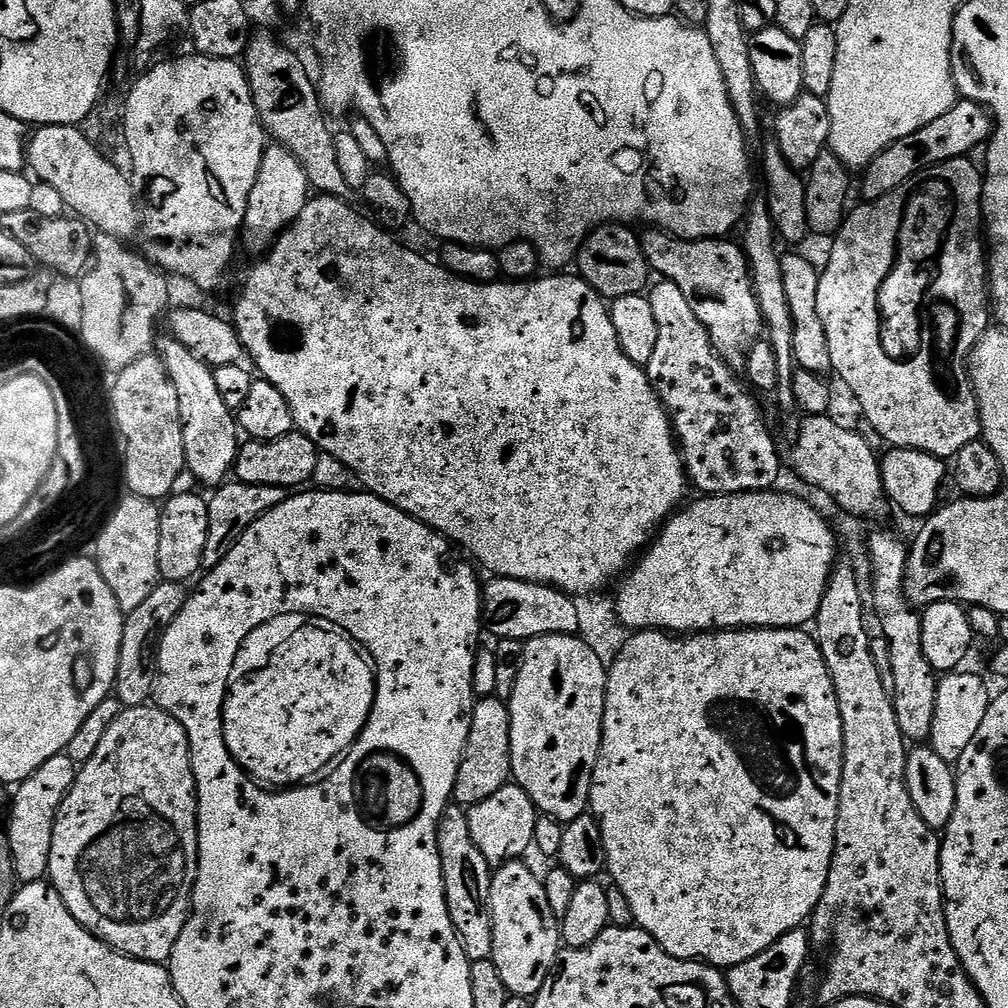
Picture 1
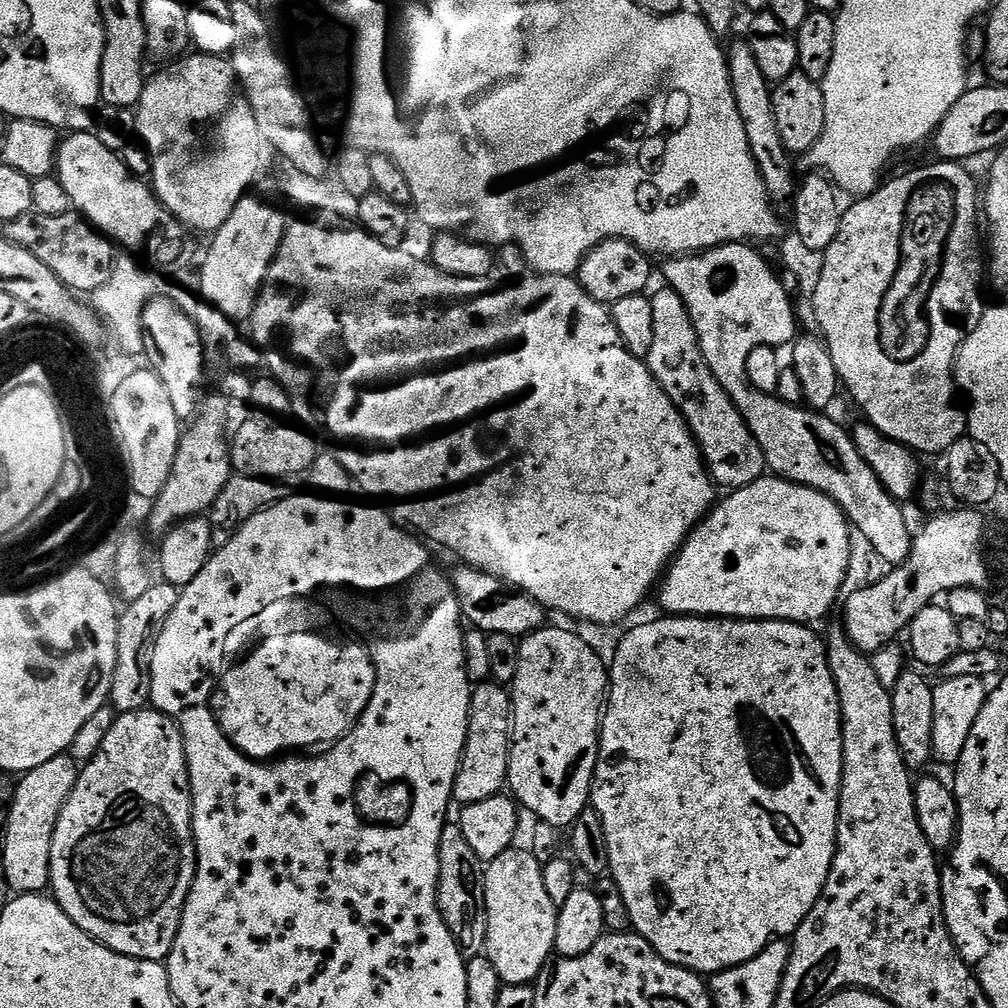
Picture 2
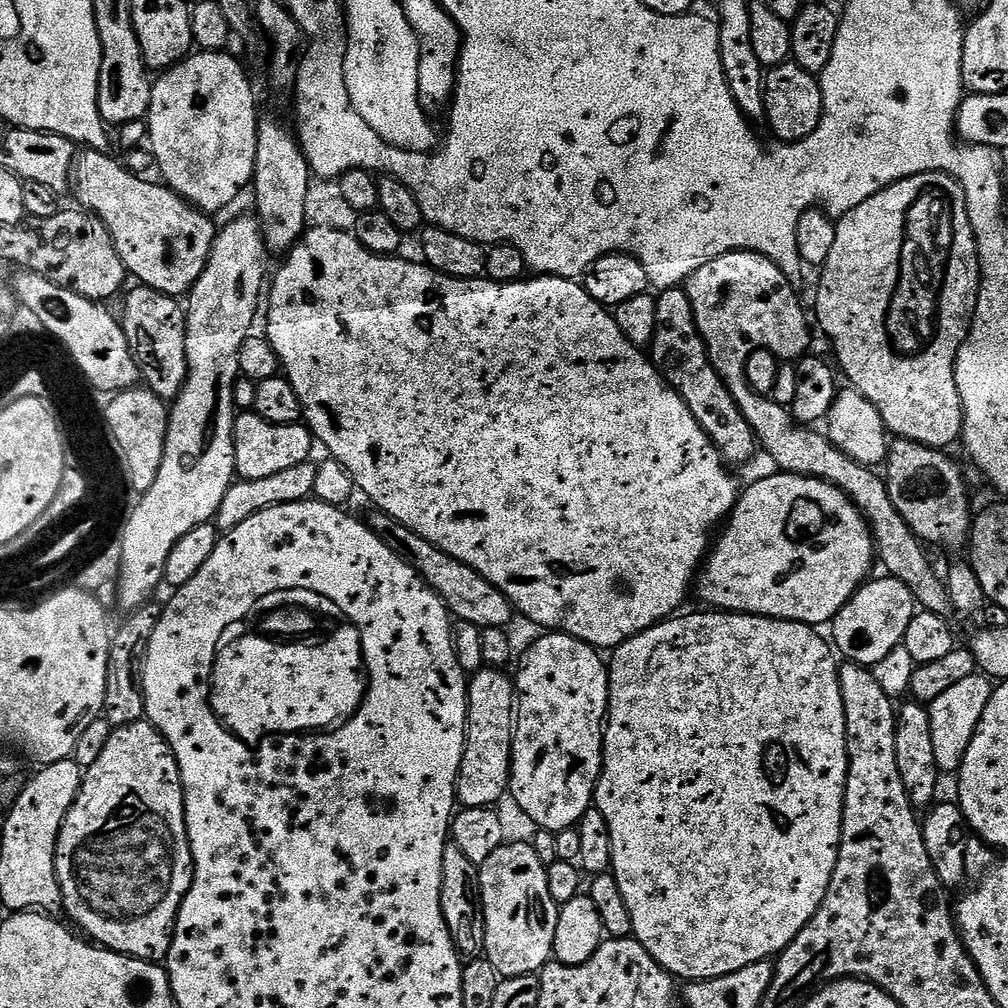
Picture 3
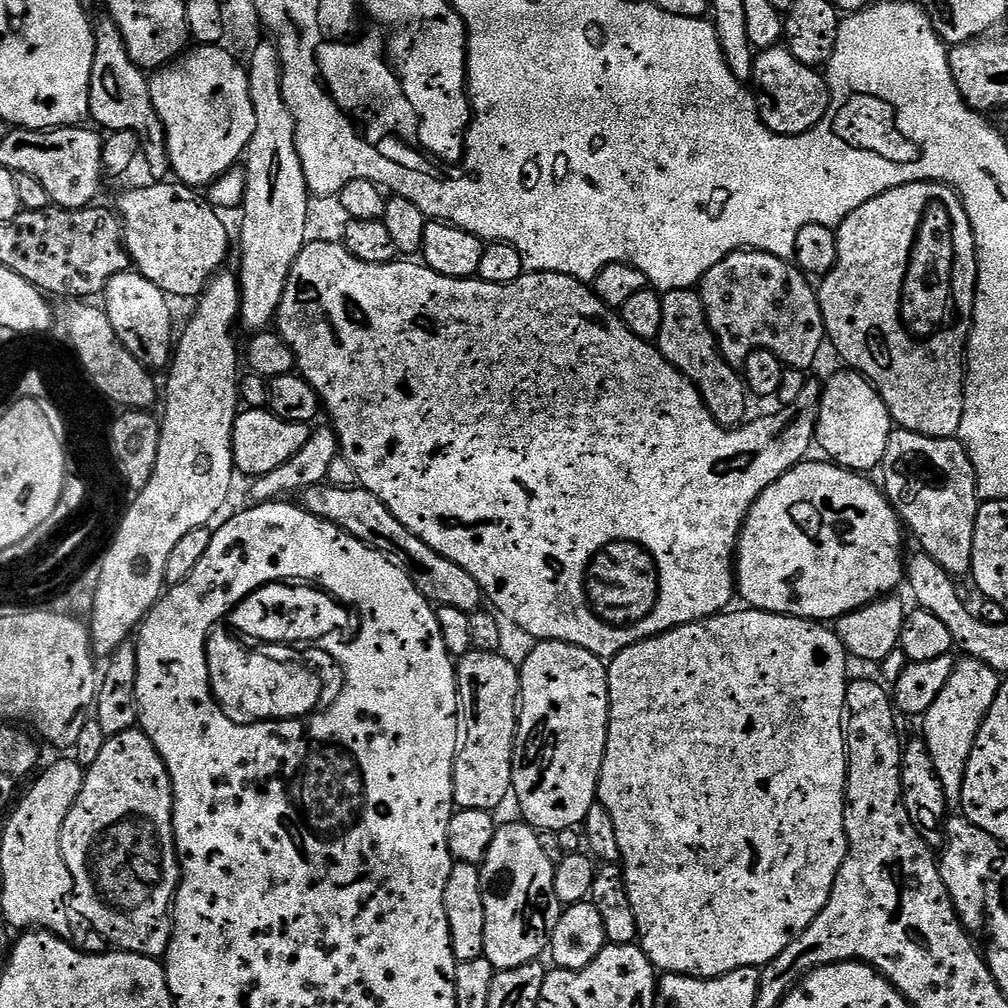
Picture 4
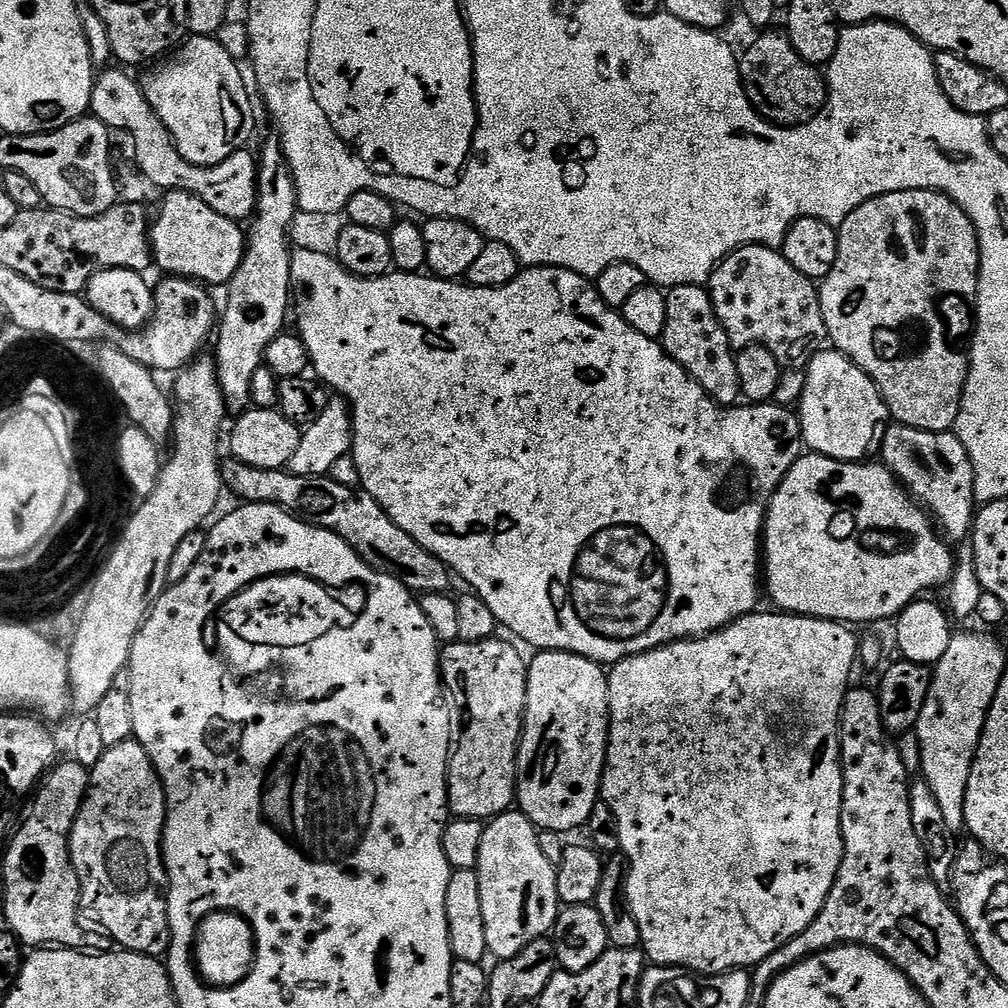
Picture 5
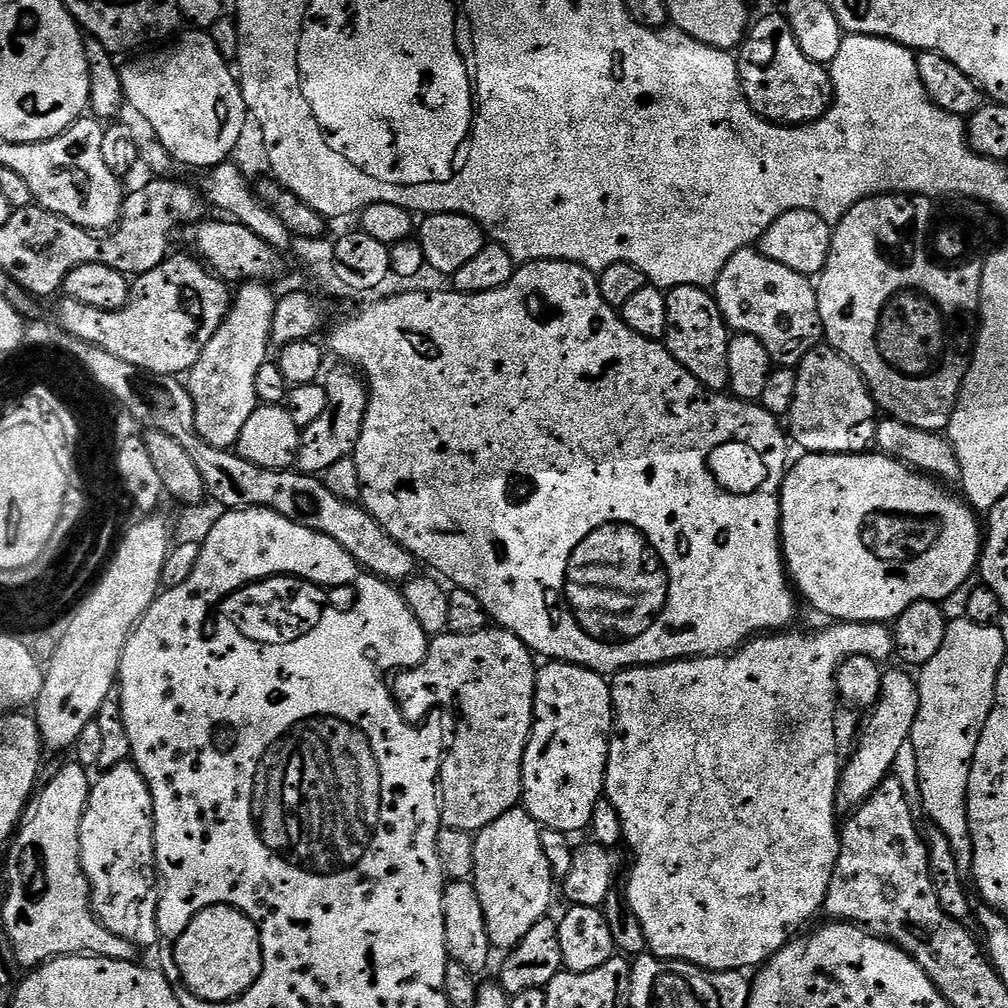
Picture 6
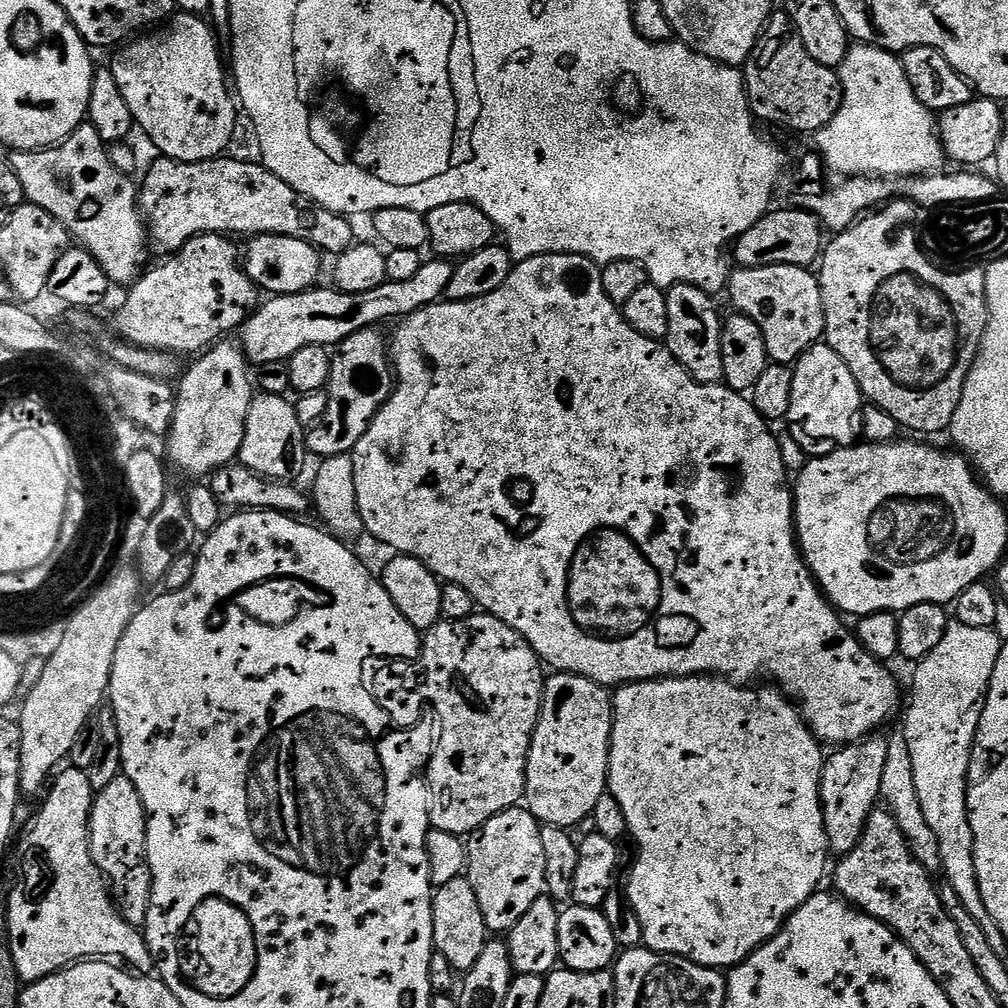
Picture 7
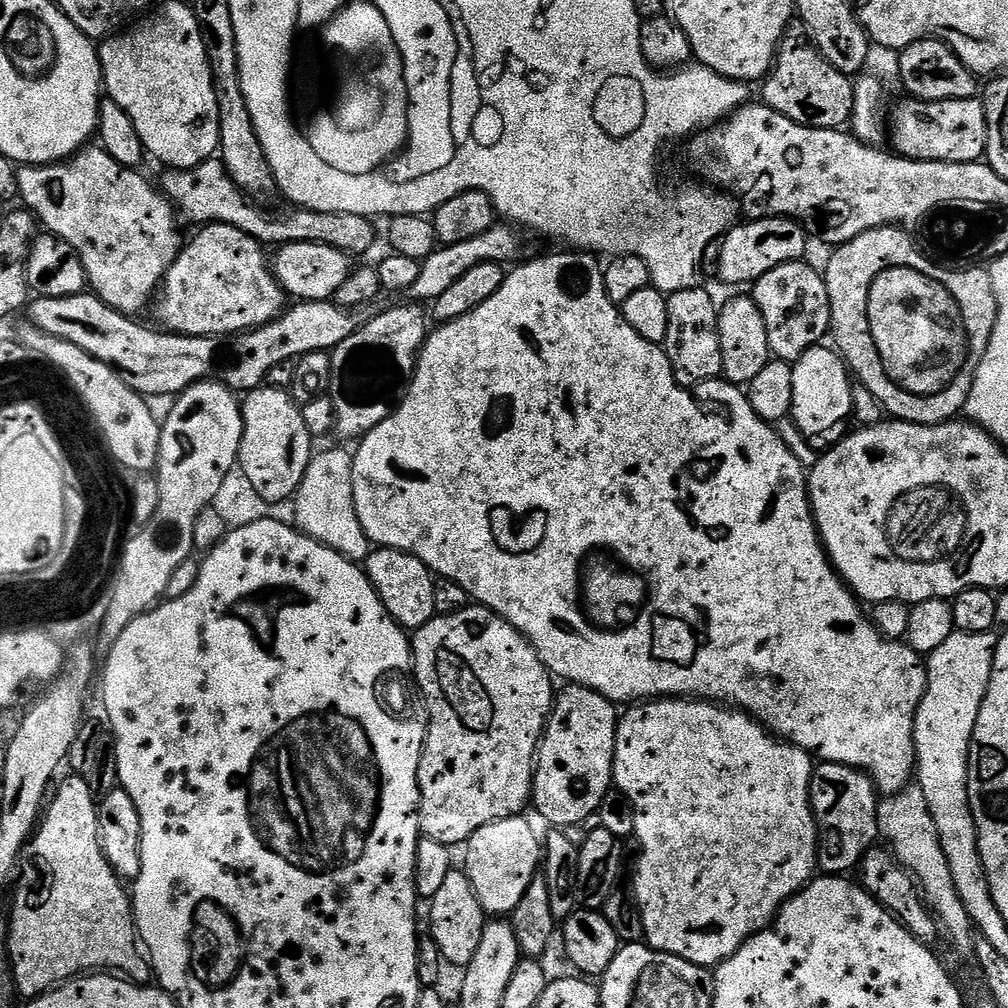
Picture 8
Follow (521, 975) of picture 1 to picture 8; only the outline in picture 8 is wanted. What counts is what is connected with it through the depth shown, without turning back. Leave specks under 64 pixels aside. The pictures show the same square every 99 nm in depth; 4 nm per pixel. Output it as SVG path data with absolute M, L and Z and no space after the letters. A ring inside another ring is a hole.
M523 815L511 816L482 826L466 841L468 865L466 871L485 913L492 918L504 918L522 902L530 882L537 879L542 868L542 840L536 837L532 824Z

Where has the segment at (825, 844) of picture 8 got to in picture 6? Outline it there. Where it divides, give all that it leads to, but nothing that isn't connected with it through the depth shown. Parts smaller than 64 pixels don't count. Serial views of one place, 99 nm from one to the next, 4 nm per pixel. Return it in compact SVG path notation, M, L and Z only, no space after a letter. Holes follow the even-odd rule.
M892 668L885 676L883 673L879 677L878 695L870 712L872 717L869 718L868 725L864 728L860 745L853 750L849 760L847 757L843 765L840 785L836 791L836 807L841 813L851 813L870 798L870 794L878 790L881 782L889 779L898 749L910 744L914 730L914 718L918 718L920 686L915 675L911 676L910 673L903 672L903 670L908 670L900 668Z

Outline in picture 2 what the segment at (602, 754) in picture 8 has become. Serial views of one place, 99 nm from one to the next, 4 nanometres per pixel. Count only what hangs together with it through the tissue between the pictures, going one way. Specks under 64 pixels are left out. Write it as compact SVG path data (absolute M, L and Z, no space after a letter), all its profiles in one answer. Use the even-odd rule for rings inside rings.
M543 627L539 632L530 632L527 636L523 637L519 641L520 645L520 657L518 658L518 674L514 678L514 682L510 685L510 695L512 697L512 742L508 750L508 782L507 787L510 789L511 795L515 797L518 801L519 807L521 809L527 810L529 808L530 811L536 815L535 819L539 821L541 824L549 824L550 826L554 826L557 830L568 830L571 829L572 823L578 819L581 814L589 807L590 804L590 793L592 791L592 779L594 778L594 774L596 773L596 760L600 757L600 725L602 723L602 709L606 704L606 693L608 690L608 686L610 683L610 672L606 667L605 661L604 664L600 661L602 658L601 653L591 648L591 646L587 645L586 642L582 640L582 638L576 636L575 632L567 632L566 630L554 629L550 627Z

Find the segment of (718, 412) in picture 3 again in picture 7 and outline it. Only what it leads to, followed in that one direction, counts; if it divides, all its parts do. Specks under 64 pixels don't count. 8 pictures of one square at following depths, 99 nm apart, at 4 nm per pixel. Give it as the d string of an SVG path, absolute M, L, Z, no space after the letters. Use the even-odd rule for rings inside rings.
M676 284L667 289L666 311L670 313L670 330L666 347L678 363L684 367L700 384L719 384L724 378L722 366L722 316L716 313L717 301L698 286Z

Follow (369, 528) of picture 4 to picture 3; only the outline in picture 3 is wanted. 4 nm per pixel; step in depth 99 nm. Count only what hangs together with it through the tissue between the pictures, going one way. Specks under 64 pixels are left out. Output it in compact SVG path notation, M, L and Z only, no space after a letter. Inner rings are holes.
M379 510L373 511L373 513L372 517L367 517L368 527L374 534L378 534L378 538L382 538L382 542L386 542L386 546L390 546L390 550L394 550L394 554L398 554L398 558L402 558L407 564L414 566L414 570L420 573L425 582L440 595L442 602L448 607L449 613L456 620L474 622L474 626L478 626L482 630L508 626L512 616L514 617L514 609L506 598L506 594L502 594L502 590L498 590L490 581L482 578L482 574L478 574L478 570L458 562L458 558L446 554L441 548L434 547L430 542L426 542L426 538L414 534L414 530L402 526L386 513Z

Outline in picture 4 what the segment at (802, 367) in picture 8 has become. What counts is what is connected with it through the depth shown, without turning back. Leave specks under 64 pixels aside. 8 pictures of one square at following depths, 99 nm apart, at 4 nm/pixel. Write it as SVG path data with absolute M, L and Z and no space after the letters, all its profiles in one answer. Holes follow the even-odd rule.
M851 370L843 371L823 381L815 443L831 463L852 472L872 474L875 468L877 471L883 465L886 442L890 442L894 430L892 415L886 402L876 393L876 387L865 376Z

